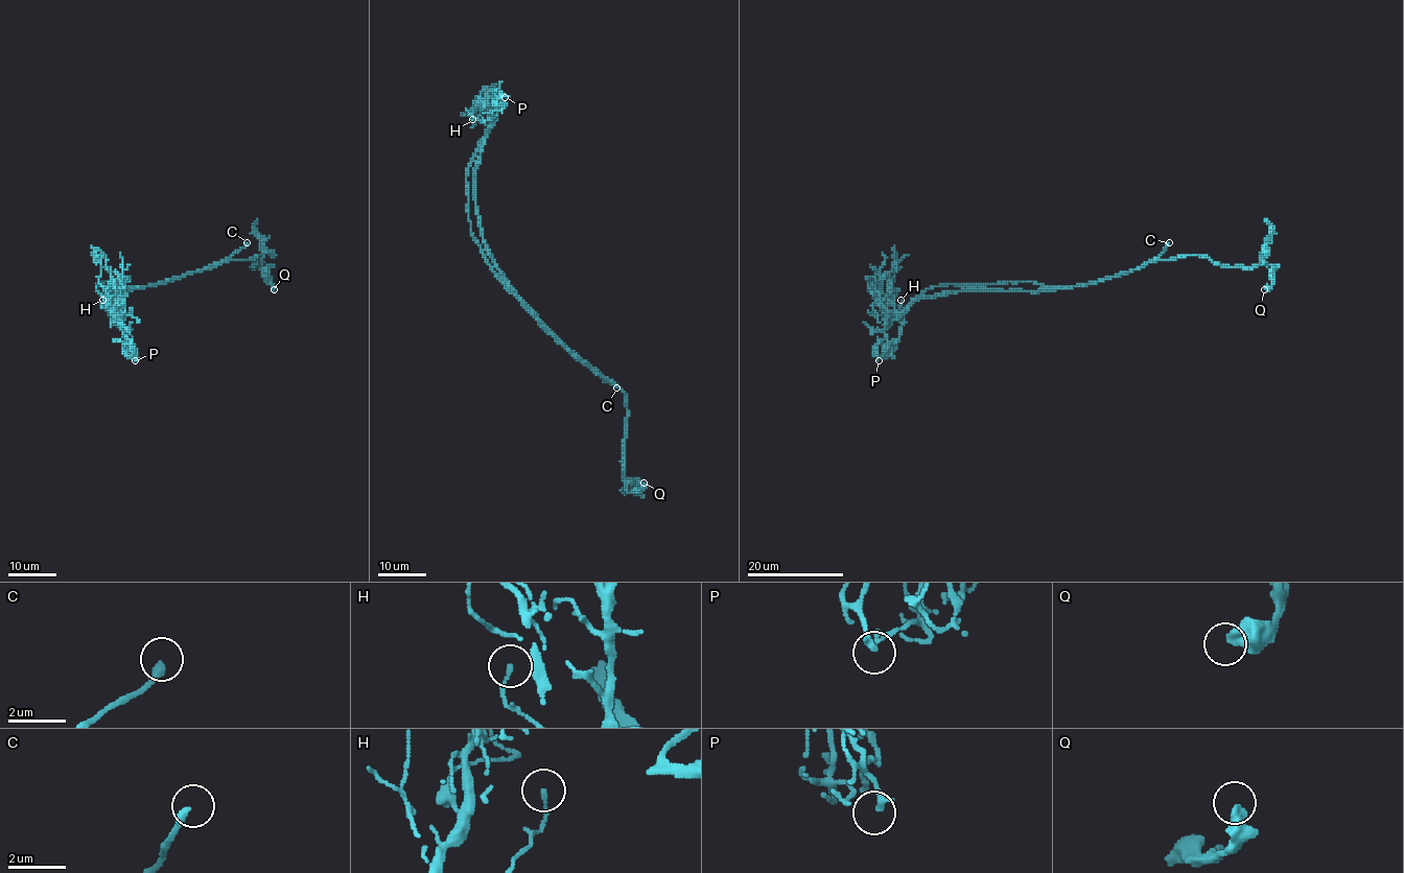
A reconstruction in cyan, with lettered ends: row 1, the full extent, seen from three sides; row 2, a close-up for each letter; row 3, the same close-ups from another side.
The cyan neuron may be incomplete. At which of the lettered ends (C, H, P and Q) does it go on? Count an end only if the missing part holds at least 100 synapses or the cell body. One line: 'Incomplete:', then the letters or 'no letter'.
Incomplete: C

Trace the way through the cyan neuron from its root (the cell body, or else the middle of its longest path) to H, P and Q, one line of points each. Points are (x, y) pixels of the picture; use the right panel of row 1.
H: (1067, 287), (1042, 290), (956, 290), (920, 297), (898, 319), (891, 313), (887, 322), (901, 306), (901, 300)
P: (1067, 287), (956, 290), (920, 297), (898, 319), (892, 313), (888, 320), (885, 337), (876, 346), (879, 360)
Q: (1067, 287), (1092, 284), (1148, 261), (1207, 256), (1225, 266), (1271, 265), (1273, 283), (1264, 289)

